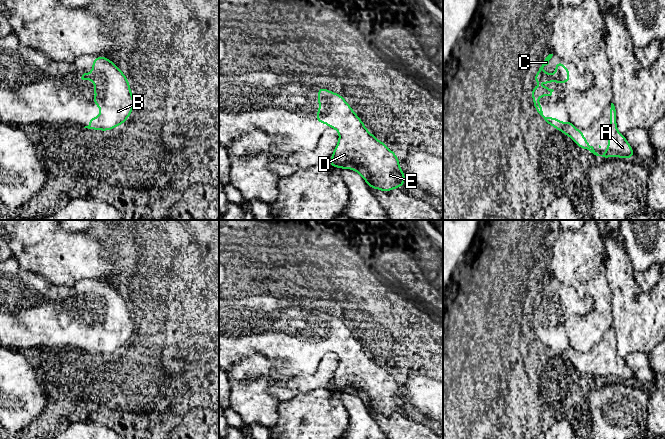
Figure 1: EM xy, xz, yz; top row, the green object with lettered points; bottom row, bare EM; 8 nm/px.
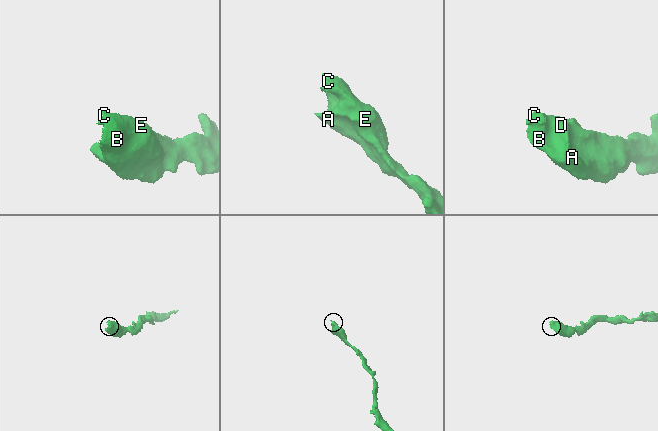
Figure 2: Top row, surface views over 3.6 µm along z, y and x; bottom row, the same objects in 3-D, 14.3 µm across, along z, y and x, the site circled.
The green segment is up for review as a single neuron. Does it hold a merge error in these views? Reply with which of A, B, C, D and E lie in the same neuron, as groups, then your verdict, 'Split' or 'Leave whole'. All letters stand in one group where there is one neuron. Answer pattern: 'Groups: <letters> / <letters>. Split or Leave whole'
Groups: A B C D E. Leave whole

